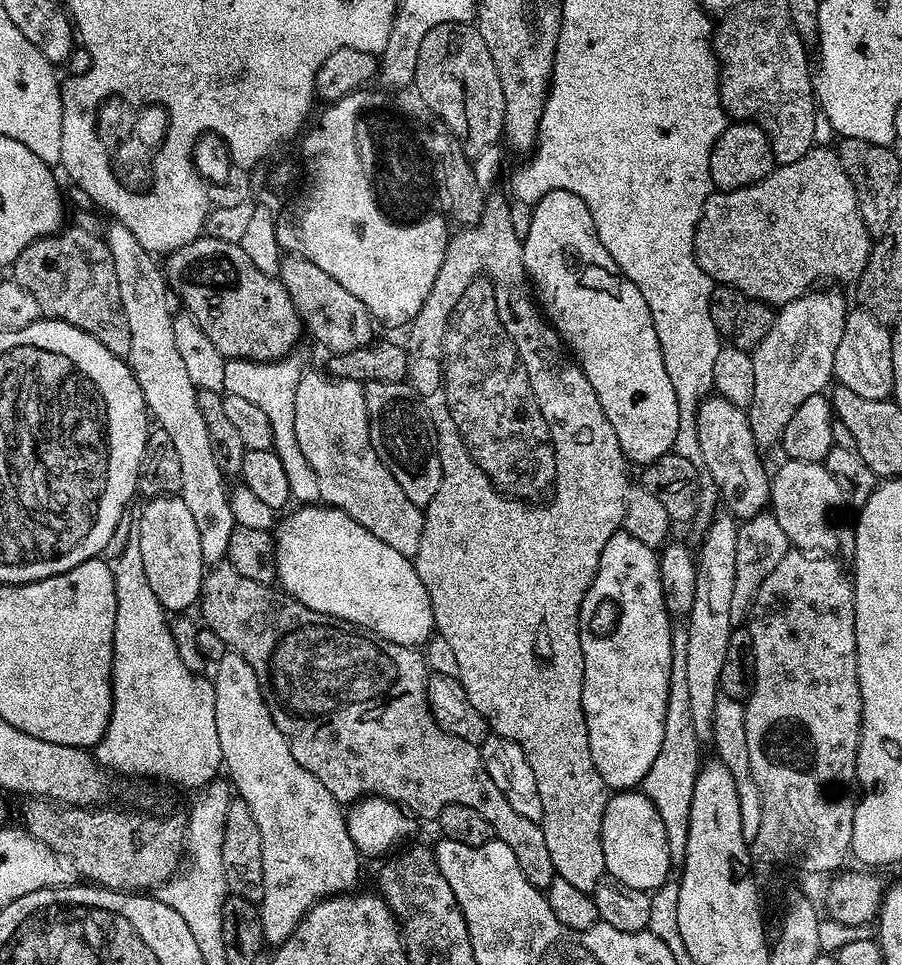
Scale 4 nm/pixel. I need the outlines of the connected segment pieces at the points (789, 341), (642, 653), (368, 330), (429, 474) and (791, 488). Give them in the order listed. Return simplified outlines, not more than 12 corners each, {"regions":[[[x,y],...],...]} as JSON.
{"regions":[[[810,291],[752,352],[754,442],[833,383],[850,308]],[[615,532],[580,607],[609,789],[662,747],[674,620],[657,549]],[[306,258],[281,259],[307,333],[329,353],[373,343],[372,313]],[[411,383],[364,385],[370,442],[410,502],[442,482]],[[785,459],[770,511],[793,549],[832,554],[838,482],[823,463]]]}

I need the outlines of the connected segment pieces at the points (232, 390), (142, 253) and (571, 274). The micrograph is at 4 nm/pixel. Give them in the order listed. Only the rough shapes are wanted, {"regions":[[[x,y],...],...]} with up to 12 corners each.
{"regions":[[[225,359],[223,391],[270,418],[272,448],[301,505],[318,478],[294,434],[294,400],[308,360]],[[106,231],[128,367],[174,441],[204,563],[228,555],[229,485],[174,342],[164,269]],[[570,190],[522,237],[549,324],[633,465],[680,411],[642,290]]]}

